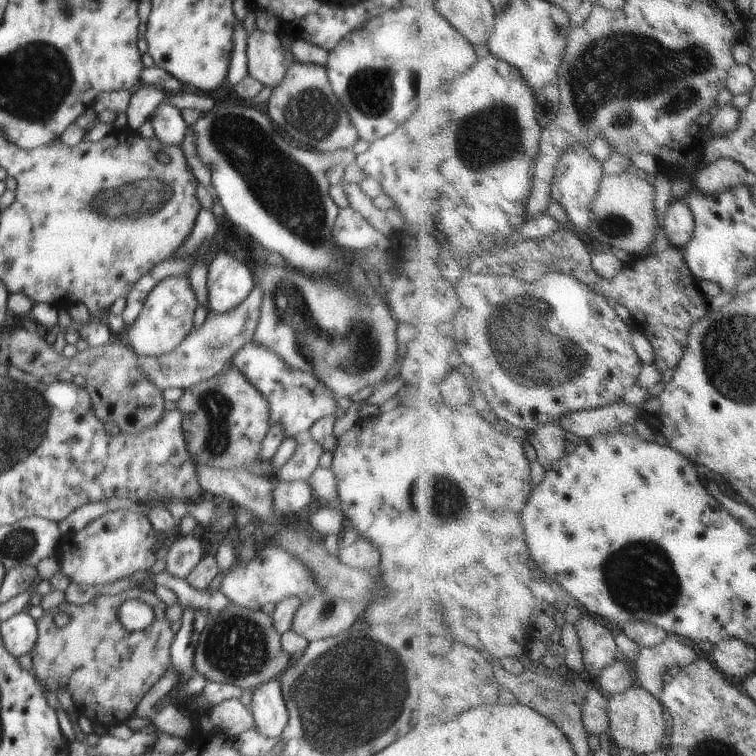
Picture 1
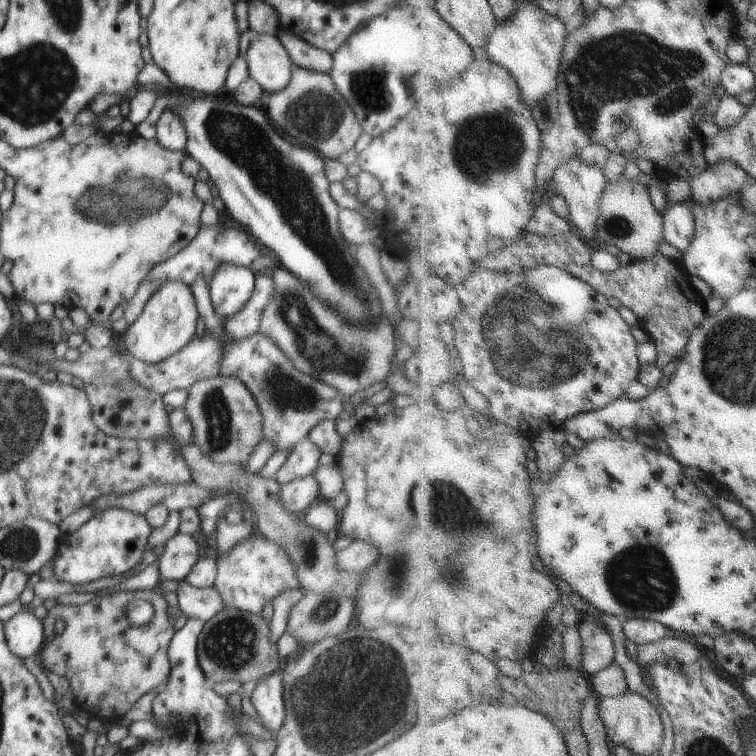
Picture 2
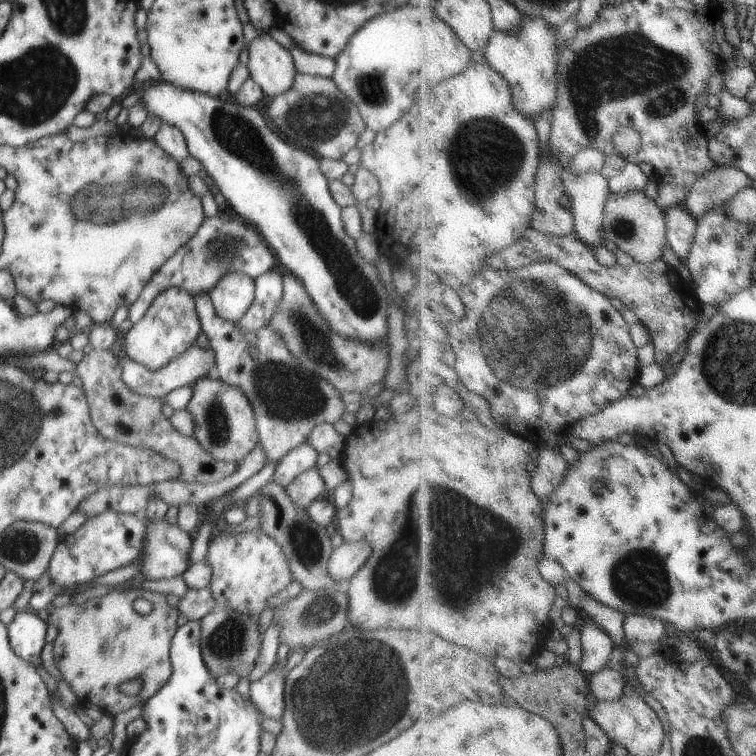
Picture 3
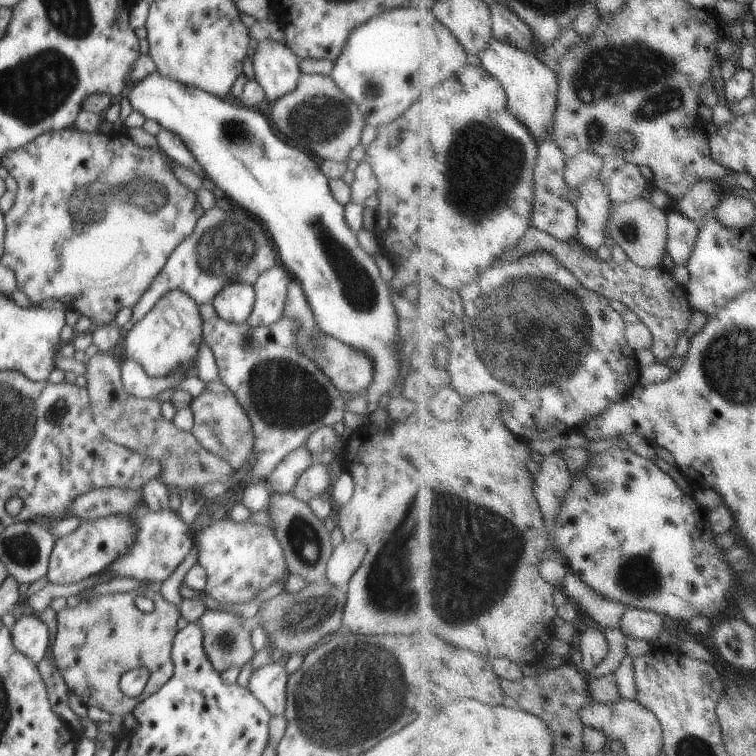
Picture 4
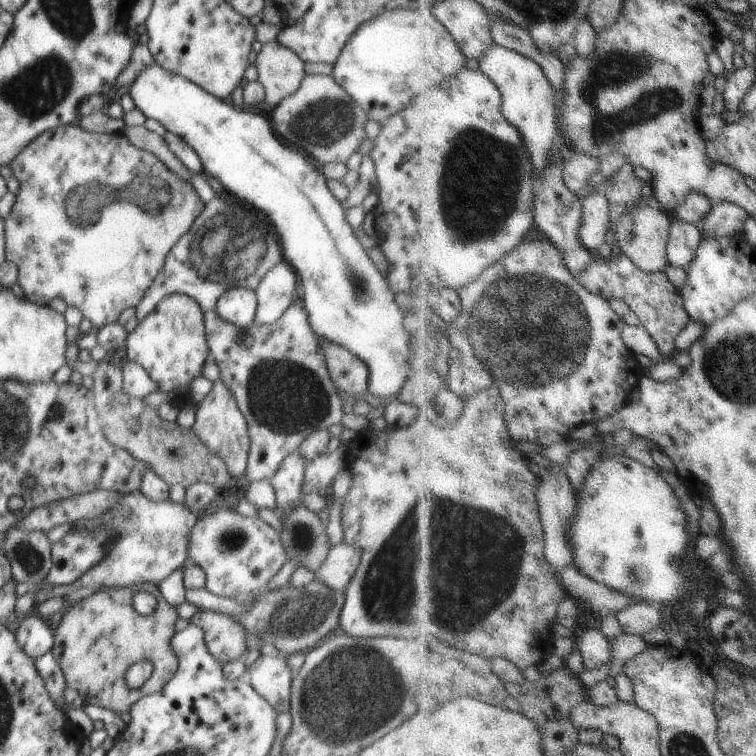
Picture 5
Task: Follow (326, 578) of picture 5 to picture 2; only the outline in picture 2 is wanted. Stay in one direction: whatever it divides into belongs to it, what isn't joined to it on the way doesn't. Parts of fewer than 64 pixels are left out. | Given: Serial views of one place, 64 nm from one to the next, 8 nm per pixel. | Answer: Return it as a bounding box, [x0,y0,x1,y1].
[336,540,379,572]

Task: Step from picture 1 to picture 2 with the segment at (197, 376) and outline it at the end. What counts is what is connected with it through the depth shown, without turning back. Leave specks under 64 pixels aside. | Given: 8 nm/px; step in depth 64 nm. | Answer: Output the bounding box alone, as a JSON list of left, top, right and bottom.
[130,272,274,396]

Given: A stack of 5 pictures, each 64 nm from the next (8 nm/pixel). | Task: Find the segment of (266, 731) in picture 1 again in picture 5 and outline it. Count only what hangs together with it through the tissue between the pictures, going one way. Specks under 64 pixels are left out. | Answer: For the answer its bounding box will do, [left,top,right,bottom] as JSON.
[245,655,295,713]

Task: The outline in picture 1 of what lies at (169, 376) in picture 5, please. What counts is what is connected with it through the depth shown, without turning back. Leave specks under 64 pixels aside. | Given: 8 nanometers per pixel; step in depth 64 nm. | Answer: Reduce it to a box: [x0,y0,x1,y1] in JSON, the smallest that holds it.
[122,276,197,356]

